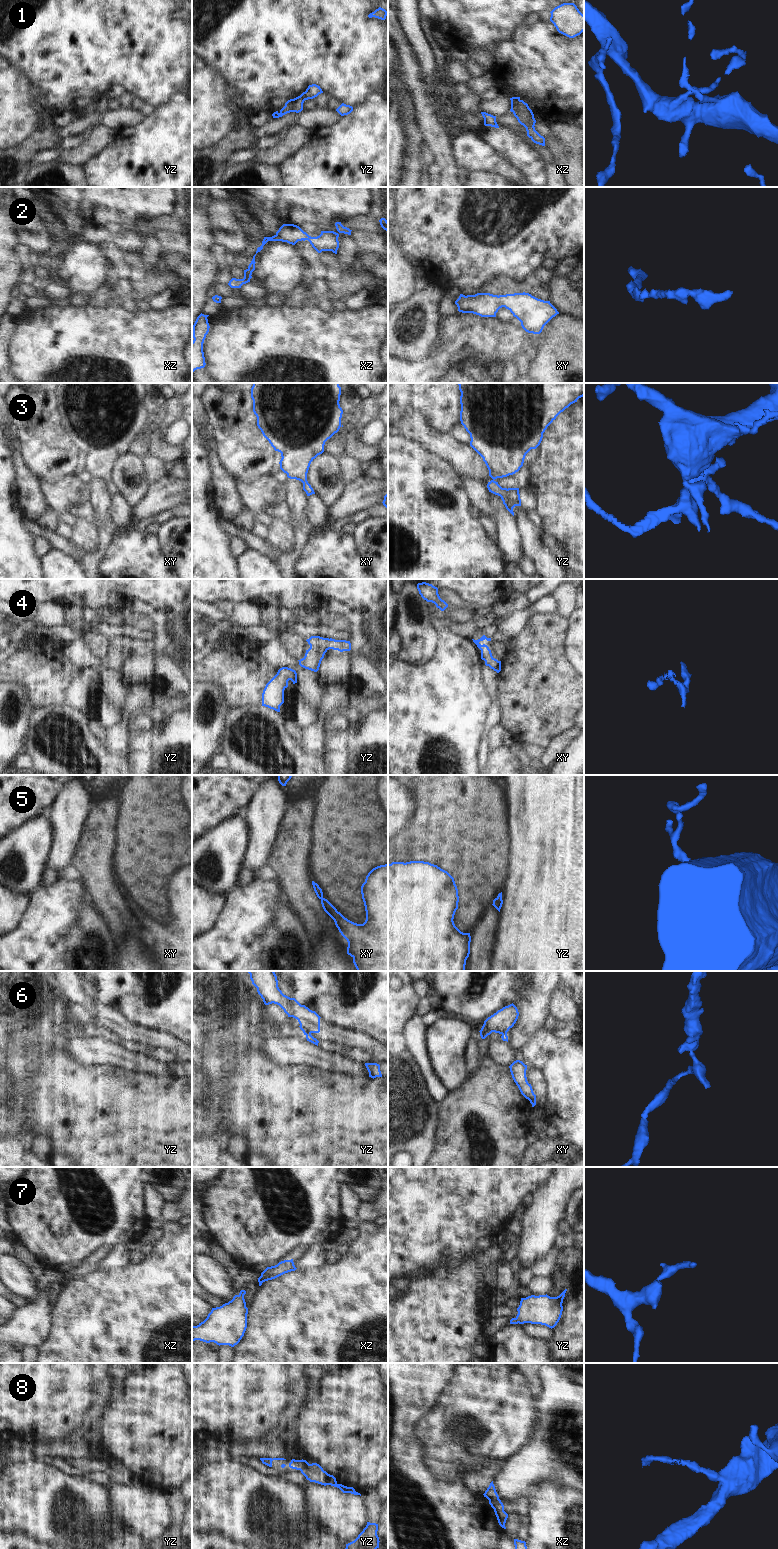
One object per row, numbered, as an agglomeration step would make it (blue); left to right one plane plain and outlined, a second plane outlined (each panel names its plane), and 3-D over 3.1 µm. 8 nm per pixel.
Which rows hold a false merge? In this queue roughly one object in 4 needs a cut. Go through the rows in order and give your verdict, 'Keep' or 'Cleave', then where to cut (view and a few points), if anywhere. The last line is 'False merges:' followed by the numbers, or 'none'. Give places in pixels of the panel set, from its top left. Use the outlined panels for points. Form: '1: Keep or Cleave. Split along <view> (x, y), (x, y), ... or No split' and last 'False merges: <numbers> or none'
1: Cleave. Split along yz (300, 95), (304, 100)
2: Keep. No split
3: Keep. No split
4: Keep. No split
5: Keep. No split
6: Cleave. Split along yz (310, 1033), (306, 1035)
7: Keep. No split
8: Cleave. Split along yz (327, 1474), (329, 1484)
False merges: 1, 6, 8.

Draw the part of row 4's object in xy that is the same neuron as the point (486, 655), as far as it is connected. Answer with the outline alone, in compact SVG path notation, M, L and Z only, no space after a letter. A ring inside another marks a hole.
M483 635L478 640L473 640L473 642L477 645L477 647L481 650L481 659L485 661L485 665L489 666L491 669L499 673L501 671L501 661L498 661L492 656L491 650L485 644L481 645L479 642L483 640L491 641L491 638L487 638Z

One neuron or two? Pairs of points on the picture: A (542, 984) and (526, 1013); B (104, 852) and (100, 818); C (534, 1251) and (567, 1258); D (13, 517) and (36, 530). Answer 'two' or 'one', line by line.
A: one
B: one
C: two
D: two

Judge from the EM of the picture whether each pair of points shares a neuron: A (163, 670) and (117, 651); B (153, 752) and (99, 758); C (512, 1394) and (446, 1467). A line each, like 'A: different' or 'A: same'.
A: different
B: different
C: different

